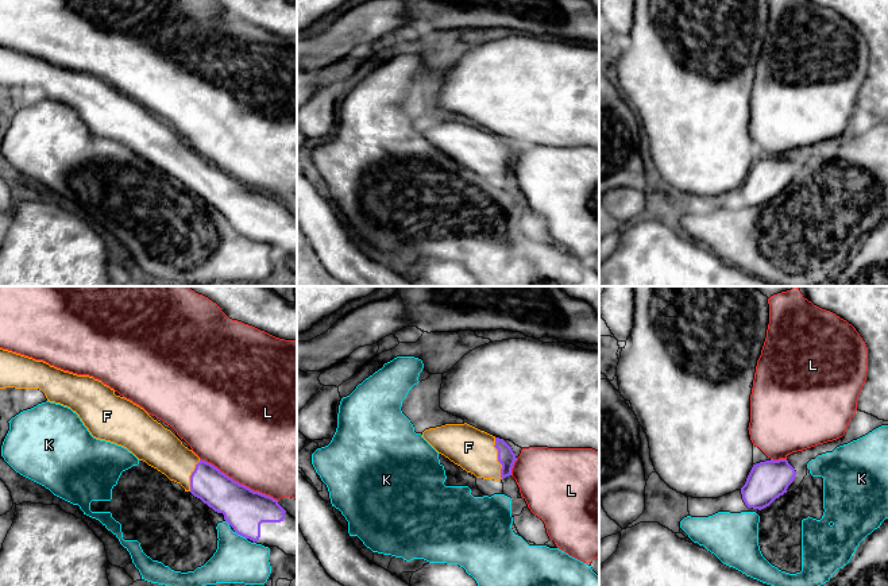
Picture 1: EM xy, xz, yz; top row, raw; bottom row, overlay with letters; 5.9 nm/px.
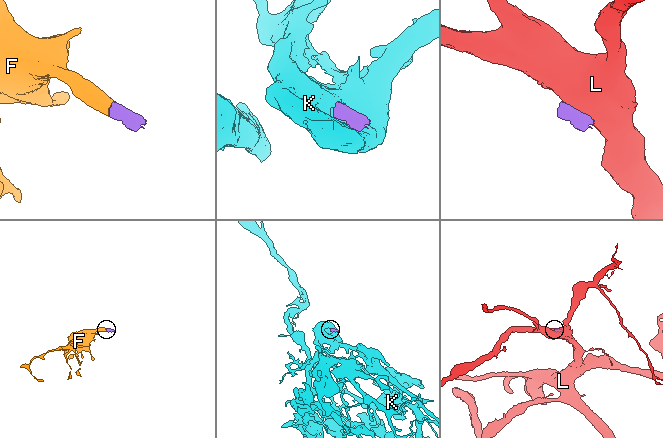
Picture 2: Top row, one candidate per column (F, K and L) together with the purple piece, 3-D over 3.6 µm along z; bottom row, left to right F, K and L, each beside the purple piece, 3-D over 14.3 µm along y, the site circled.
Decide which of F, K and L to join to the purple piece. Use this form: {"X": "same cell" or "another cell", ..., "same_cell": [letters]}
{"F": "same cell", "K": "another cell", "L": "another cell", "same_cell": ["F"]}

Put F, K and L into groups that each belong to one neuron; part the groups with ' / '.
F / K / L

